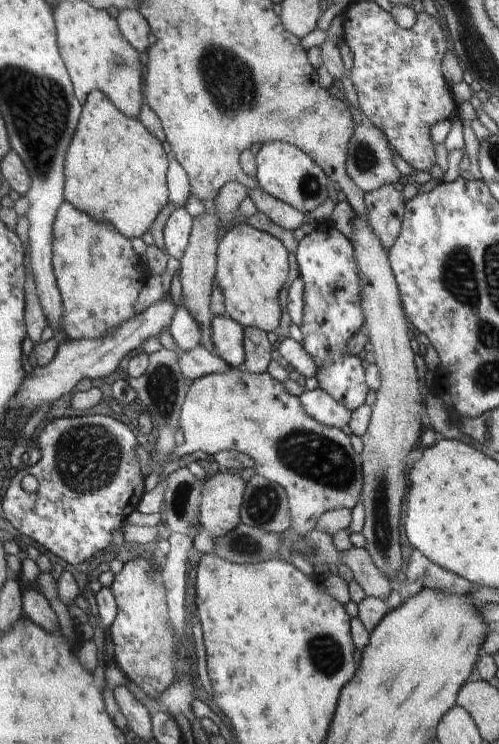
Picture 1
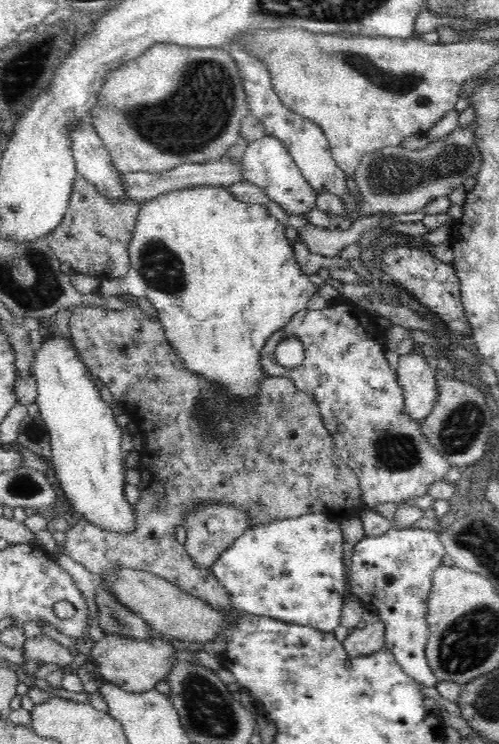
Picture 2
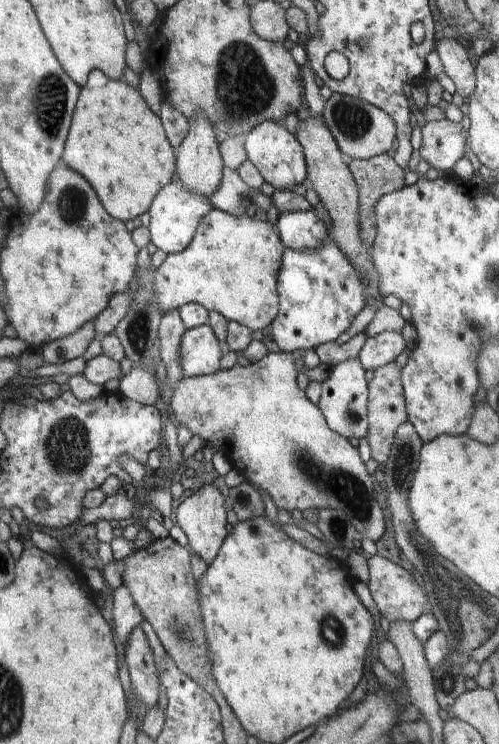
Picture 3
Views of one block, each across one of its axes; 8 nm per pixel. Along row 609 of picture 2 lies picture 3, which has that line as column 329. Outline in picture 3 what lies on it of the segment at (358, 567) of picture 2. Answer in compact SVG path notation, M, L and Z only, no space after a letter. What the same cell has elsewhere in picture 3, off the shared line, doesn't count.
M348 358L340 364L329 368L328 378L322 383L320 400L317 407L324 415L330 430L337 432L340 436L350 440L358 438L360 456L364 462L372 459L371 446L365 439L368 434L367 402L369 396L369 383L364 376L366 370L362 368L359 358Z

